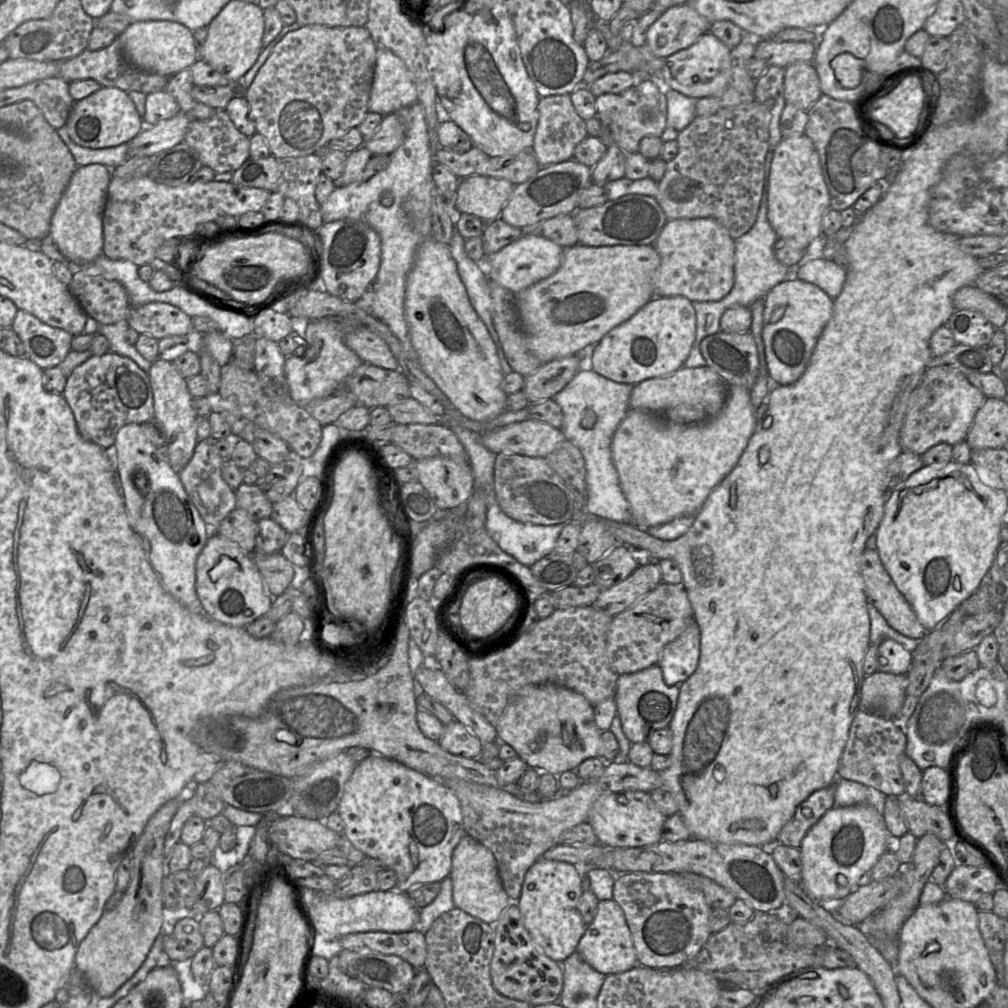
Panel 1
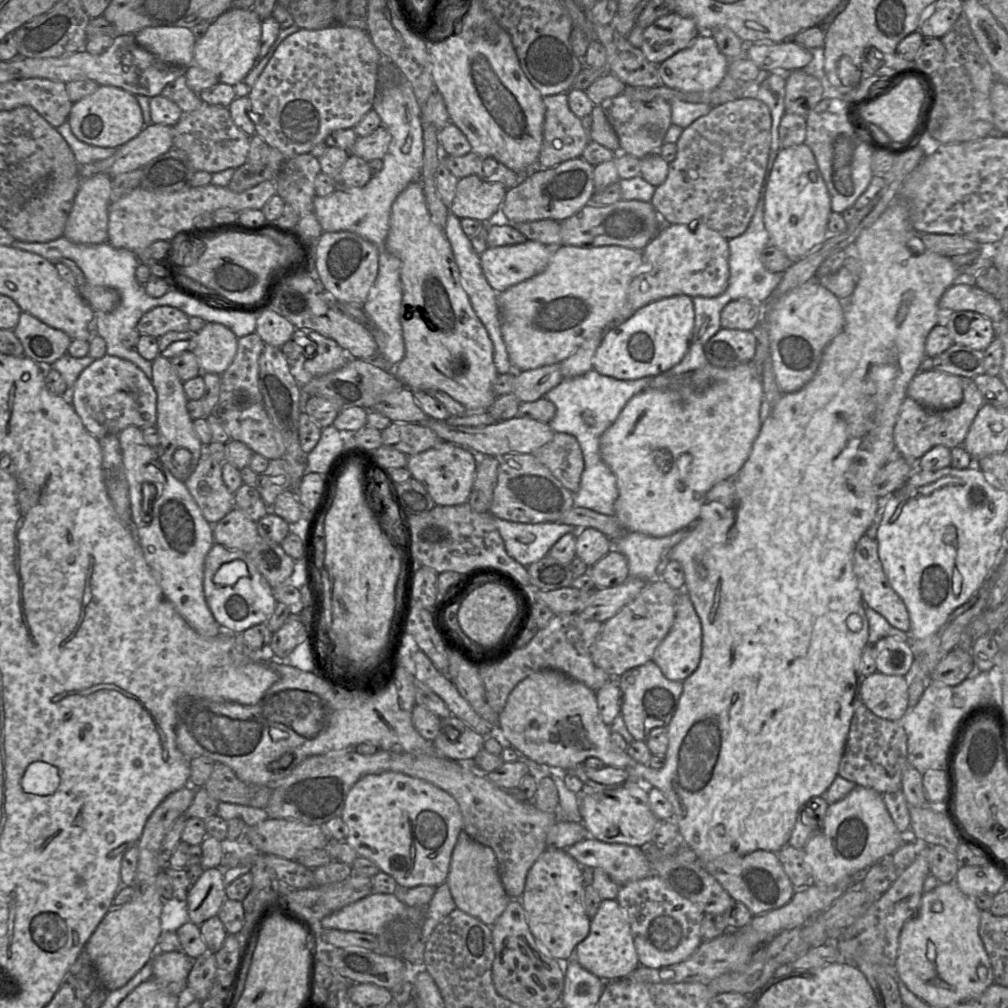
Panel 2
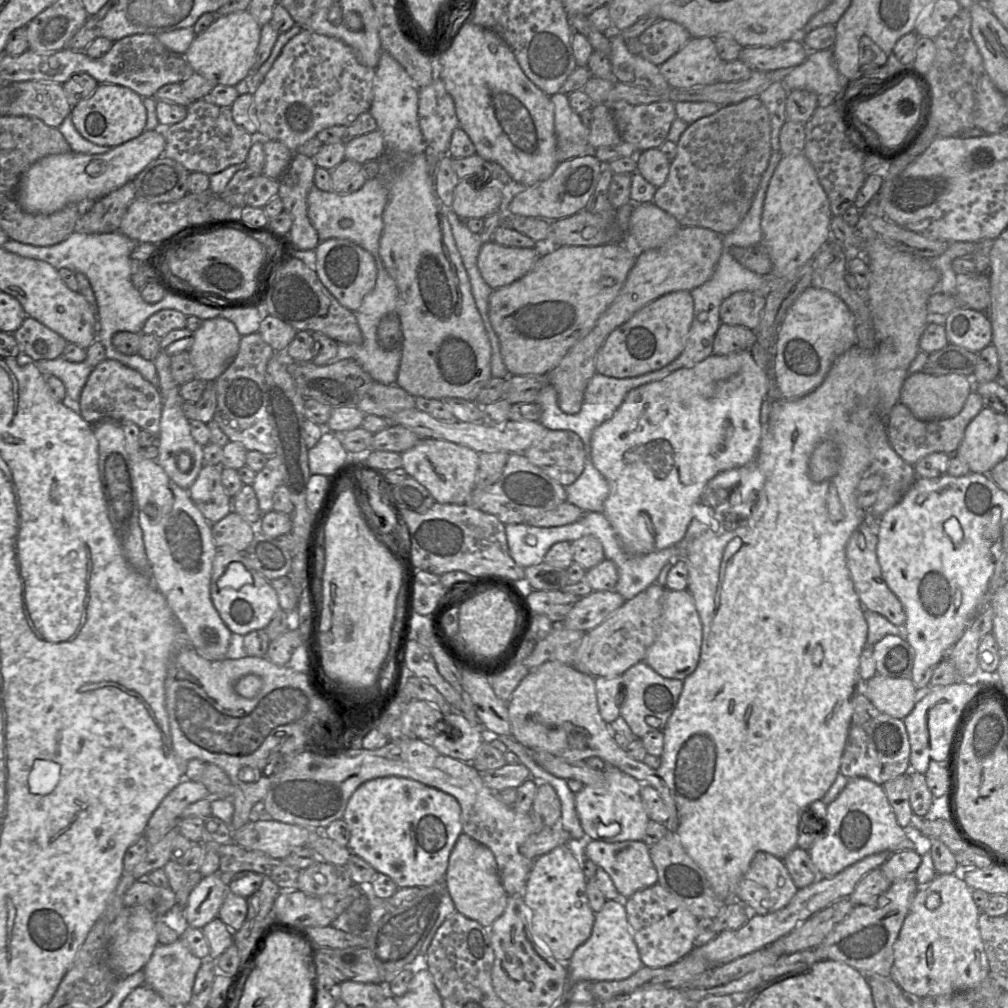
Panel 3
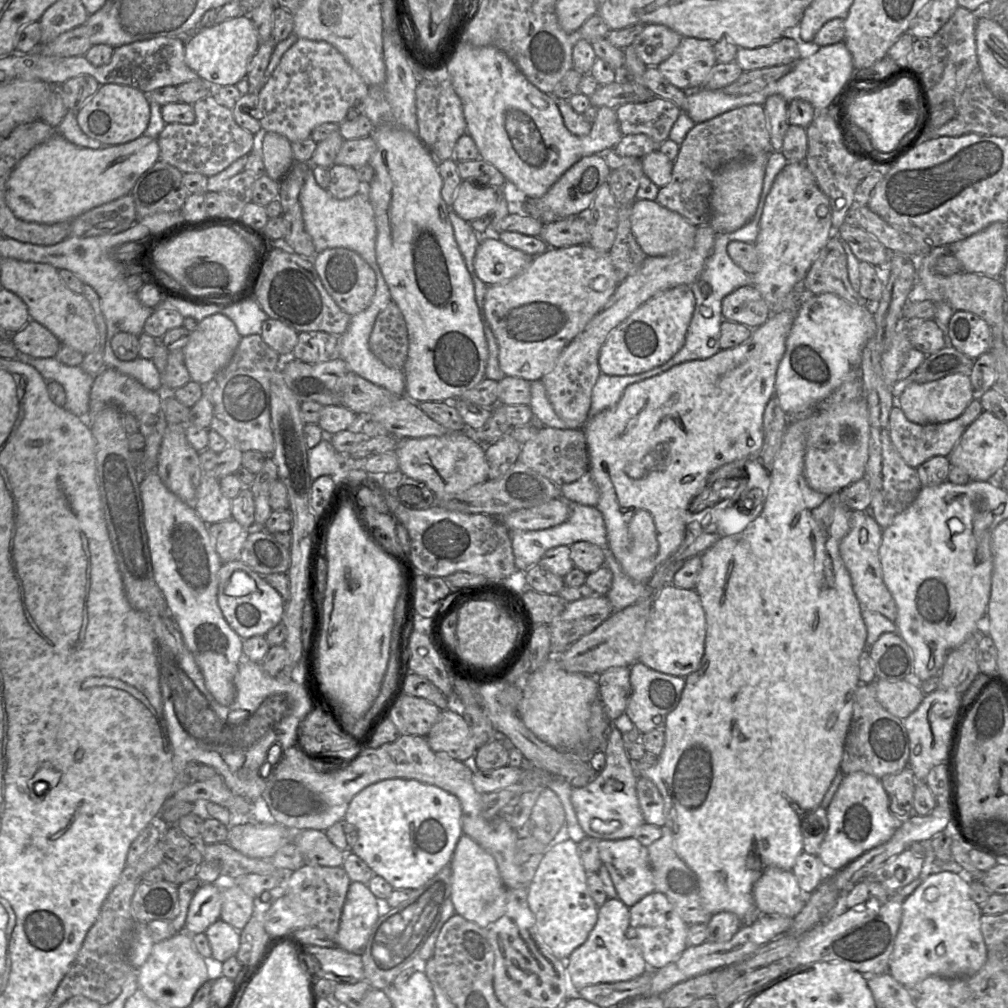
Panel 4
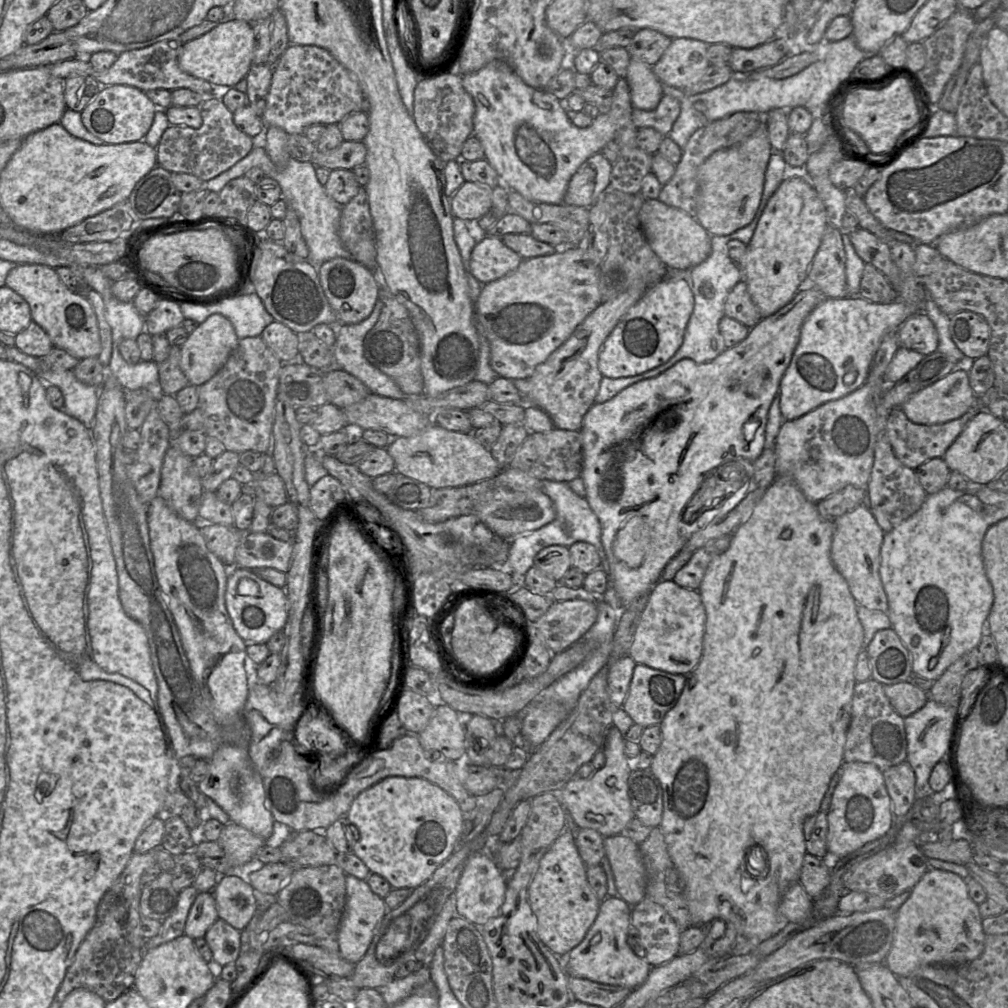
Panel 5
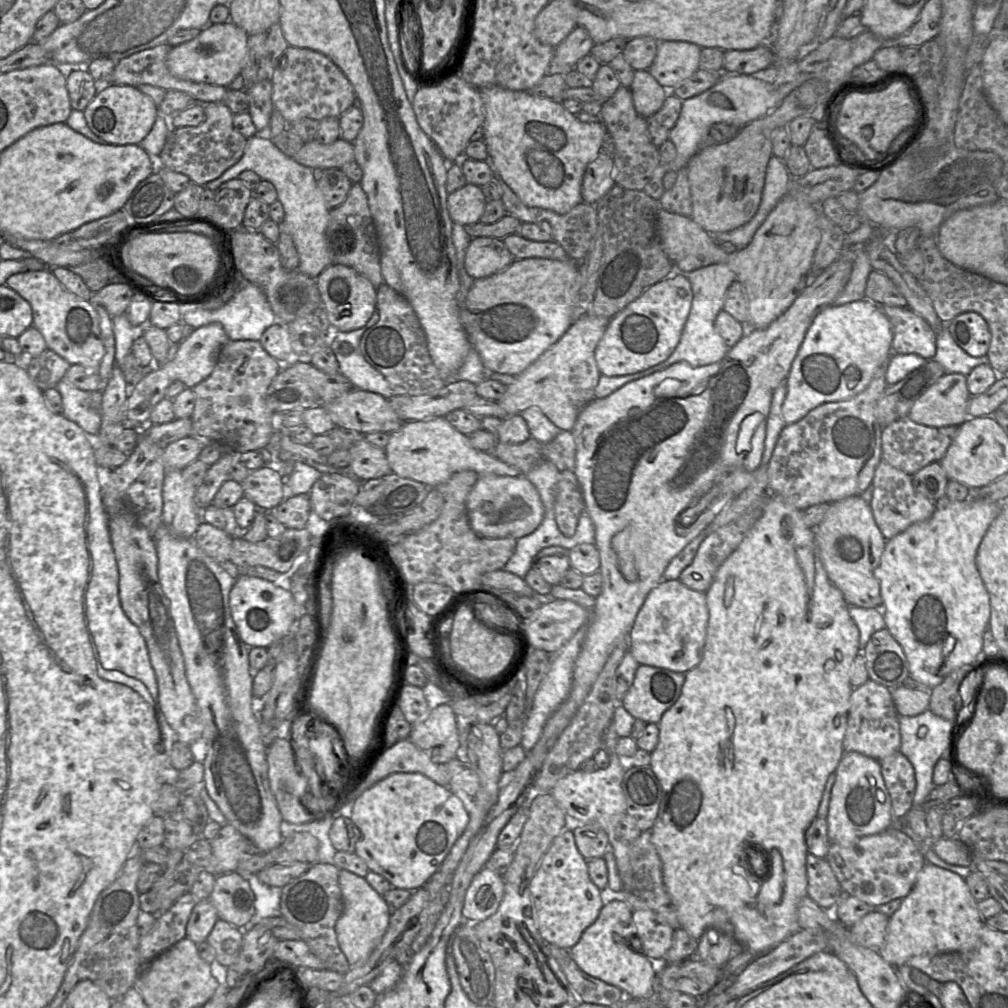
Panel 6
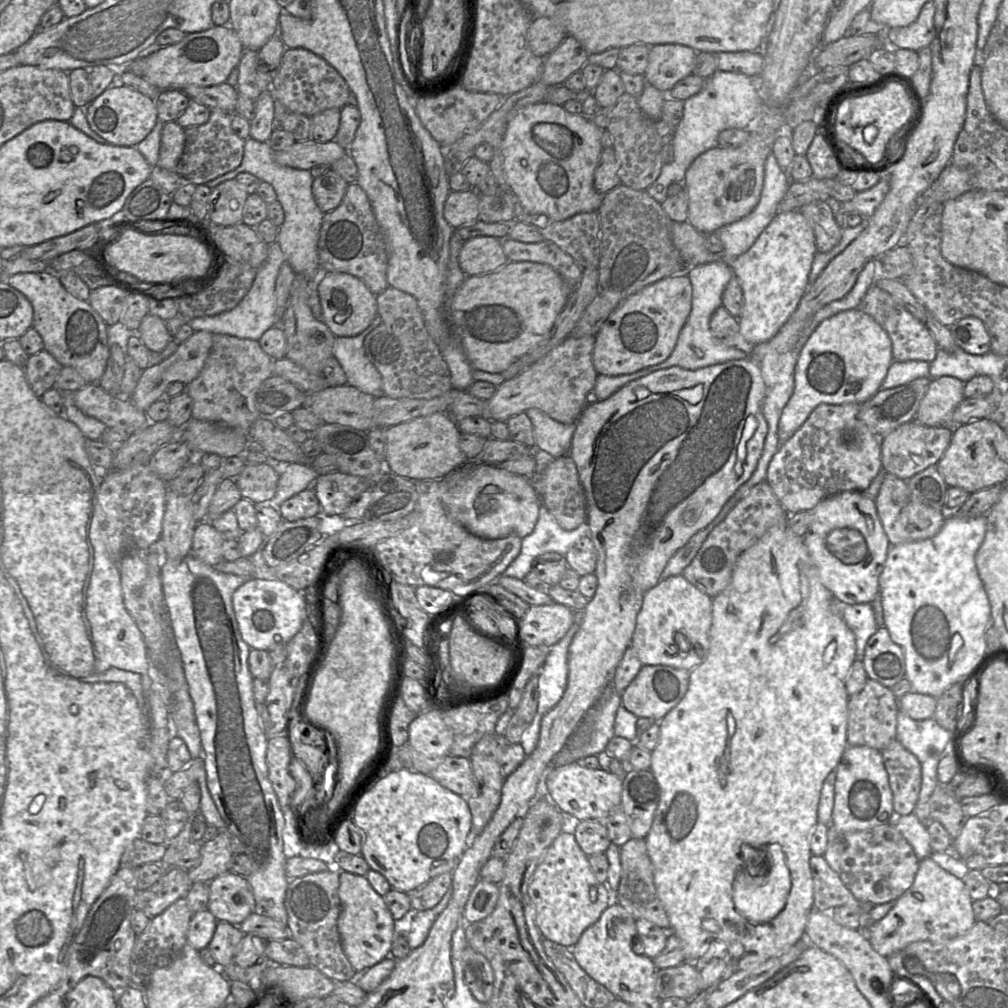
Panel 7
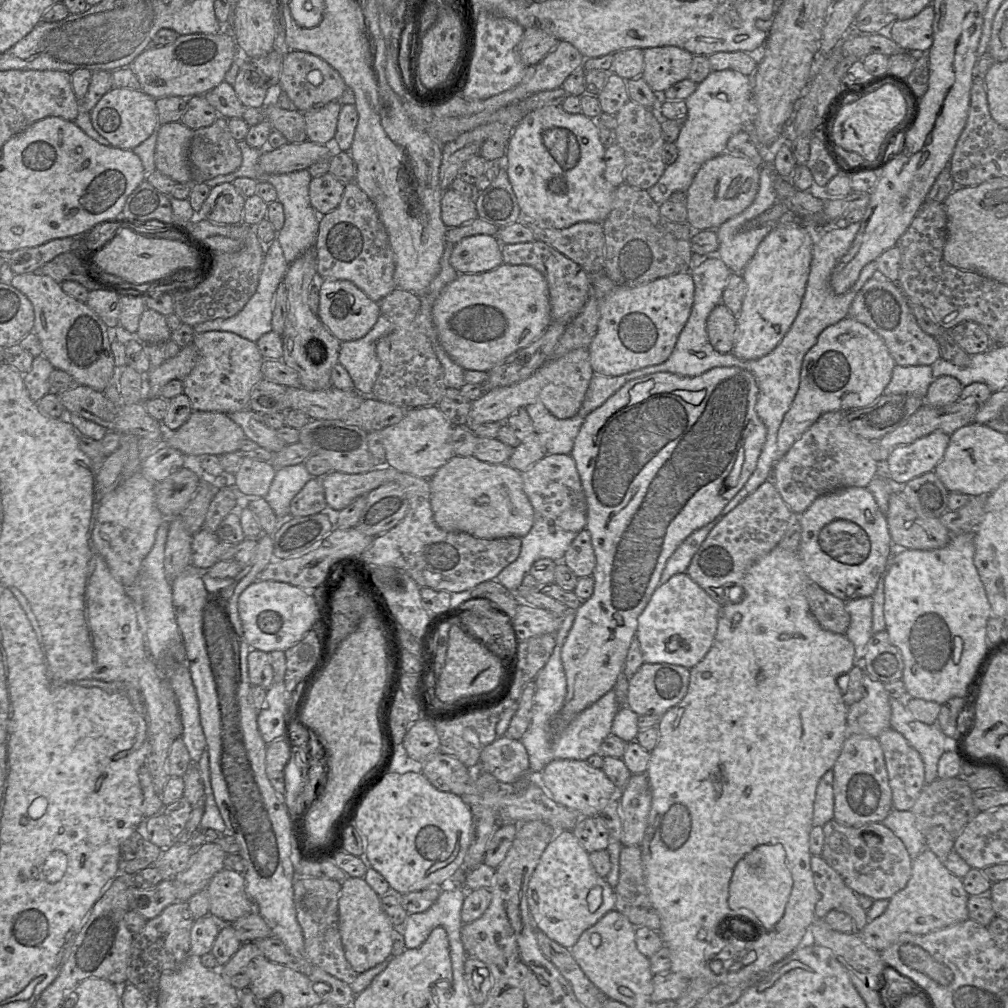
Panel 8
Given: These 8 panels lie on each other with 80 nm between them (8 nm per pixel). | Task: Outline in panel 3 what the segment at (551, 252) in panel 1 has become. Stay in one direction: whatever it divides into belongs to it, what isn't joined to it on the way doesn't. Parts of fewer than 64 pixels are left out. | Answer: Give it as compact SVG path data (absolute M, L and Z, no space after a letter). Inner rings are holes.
M491 239L482 244L477 262L482 278L494 290L523 277L533 268L538 258L536 246L509 247Z

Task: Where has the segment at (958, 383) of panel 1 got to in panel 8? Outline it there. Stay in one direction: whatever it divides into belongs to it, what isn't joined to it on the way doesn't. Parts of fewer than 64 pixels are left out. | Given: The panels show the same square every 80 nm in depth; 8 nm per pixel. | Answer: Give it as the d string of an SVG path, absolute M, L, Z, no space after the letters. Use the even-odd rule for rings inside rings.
M935 431L911 444L896 447L883 464L888 478L896 486L902 486L913 478L934 471L949 442L950 435Z

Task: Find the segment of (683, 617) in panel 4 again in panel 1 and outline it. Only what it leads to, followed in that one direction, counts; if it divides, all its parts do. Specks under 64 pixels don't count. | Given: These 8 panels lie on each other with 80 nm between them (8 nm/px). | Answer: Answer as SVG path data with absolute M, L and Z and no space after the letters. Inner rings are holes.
M695 621L662 649L658 665L661 668L664 683L679 685L696 670L700 656L700 631Z

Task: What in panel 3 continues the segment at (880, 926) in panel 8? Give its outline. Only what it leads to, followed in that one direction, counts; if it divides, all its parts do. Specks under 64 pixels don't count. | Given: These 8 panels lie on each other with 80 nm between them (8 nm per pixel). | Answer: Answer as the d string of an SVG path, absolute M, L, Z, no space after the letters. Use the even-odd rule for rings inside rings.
M960 873L936 874L927 885L920 885L894 944L890 977L912 999L953 995L978 988L989 979L989 961L984 950L978 918L981 910L972 897L972 889Z

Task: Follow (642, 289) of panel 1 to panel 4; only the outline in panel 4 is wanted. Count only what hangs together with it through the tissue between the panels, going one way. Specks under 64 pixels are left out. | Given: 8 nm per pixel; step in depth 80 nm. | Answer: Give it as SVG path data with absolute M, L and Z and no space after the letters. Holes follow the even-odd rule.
M579 244L563 248L548 248L546 252L534 256L529 266L516 277L496 285L488 286L484 298L484 314L498 344L500 369L506 376L523 378L529 382L540 380L553 369L566 346L584 330L589 321L606 305L619 283L620 281L609 252L597 250L589 244Z

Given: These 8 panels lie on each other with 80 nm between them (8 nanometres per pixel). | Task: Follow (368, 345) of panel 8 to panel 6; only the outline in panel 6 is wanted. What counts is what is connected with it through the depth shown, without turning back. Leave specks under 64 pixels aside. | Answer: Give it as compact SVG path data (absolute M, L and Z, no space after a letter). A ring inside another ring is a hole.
M376 309L368 322L359 329L342 332L333 331L329 338L329 346L339 363L343 374L354 388L377 393L386 399L395 396L388 381L363 357L360 351L360 340L363 334L379 320Z

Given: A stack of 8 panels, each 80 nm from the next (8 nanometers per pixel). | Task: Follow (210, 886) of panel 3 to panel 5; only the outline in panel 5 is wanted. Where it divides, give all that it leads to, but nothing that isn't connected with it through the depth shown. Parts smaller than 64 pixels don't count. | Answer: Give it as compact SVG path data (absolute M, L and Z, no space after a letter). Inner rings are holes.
M199 892L189 910L184 934L192 939L204 937L217 919L218 911L213 893Z

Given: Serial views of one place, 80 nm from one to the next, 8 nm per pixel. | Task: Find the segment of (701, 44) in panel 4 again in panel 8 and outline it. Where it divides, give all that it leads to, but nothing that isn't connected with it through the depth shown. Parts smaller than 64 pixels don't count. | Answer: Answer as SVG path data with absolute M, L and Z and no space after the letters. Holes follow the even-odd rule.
M675 46L643 50L642 77L657 94L662 94L674 84L688 78L694 56Z

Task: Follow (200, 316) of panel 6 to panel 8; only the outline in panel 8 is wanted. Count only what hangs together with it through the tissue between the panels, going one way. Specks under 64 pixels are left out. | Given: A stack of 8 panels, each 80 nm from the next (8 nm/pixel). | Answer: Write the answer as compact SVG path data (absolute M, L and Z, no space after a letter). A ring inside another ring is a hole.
M275 238L265 247L264 261L257 290L245 307L239 313L230 318L220 318L195 325L193 327L195 333L226 331L235 333L252 342L257 342L262 335L272 331L272 316L276 291L280 283L283 282L289 266L290 264L288 264L284 257L281 245Z

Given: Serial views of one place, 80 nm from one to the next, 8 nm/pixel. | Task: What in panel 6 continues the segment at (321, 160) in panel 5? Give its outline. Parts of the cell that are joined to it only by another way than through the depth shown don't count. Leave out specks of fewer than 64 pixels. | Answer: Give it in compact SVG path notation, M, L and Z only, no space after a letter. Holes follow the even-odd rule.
M341 138L331 144L312 140L306 142L293 159L311 169L340 169L344 164L355 161L354 145Z

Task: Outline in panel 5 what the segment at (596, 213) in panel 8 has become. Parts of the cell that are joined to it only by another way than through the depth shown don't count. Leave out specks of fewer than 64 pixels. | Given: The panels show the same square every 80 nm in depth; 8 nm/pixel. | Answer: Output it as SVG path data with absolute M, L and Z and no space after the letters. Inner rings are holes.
M494 60L476 72L462 75L462 85L464 89L471 95L475 104L475 113L473 116L473 135L480 141L483 147L484 159L487 160L488 163L495 169L501 182L505 184L509 190L518 192L527 200L548 204L563 203L569 181L573 174L590 156L601 152L603 147L608 142L615 140L616 125L608 113L600 112L598 116L593 119L589 127L578 128L568 118L564 101L558 100L555 96L546 93L542 89L535 89L527 85L504 61Z

